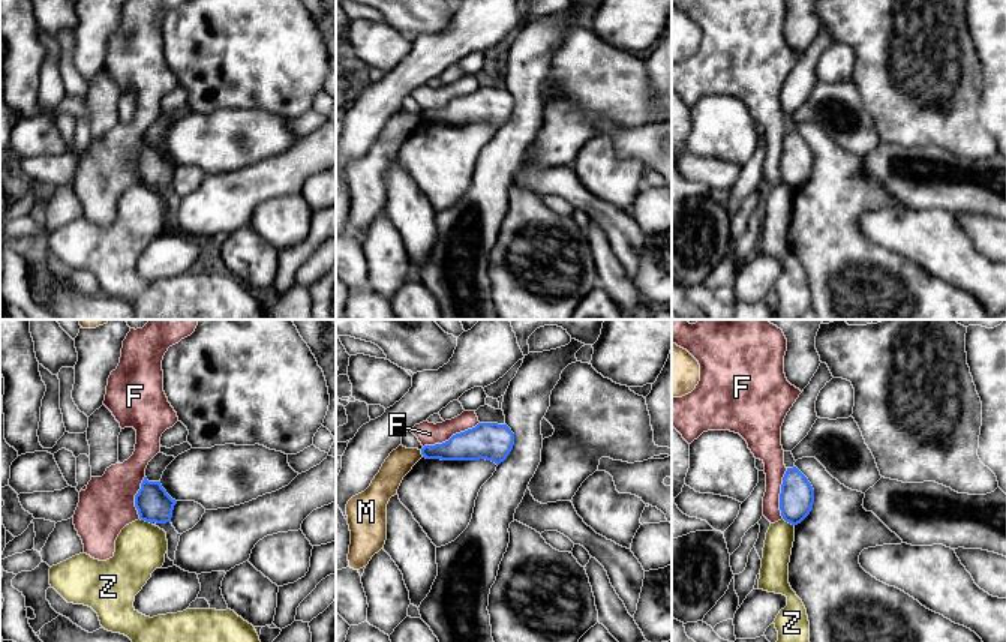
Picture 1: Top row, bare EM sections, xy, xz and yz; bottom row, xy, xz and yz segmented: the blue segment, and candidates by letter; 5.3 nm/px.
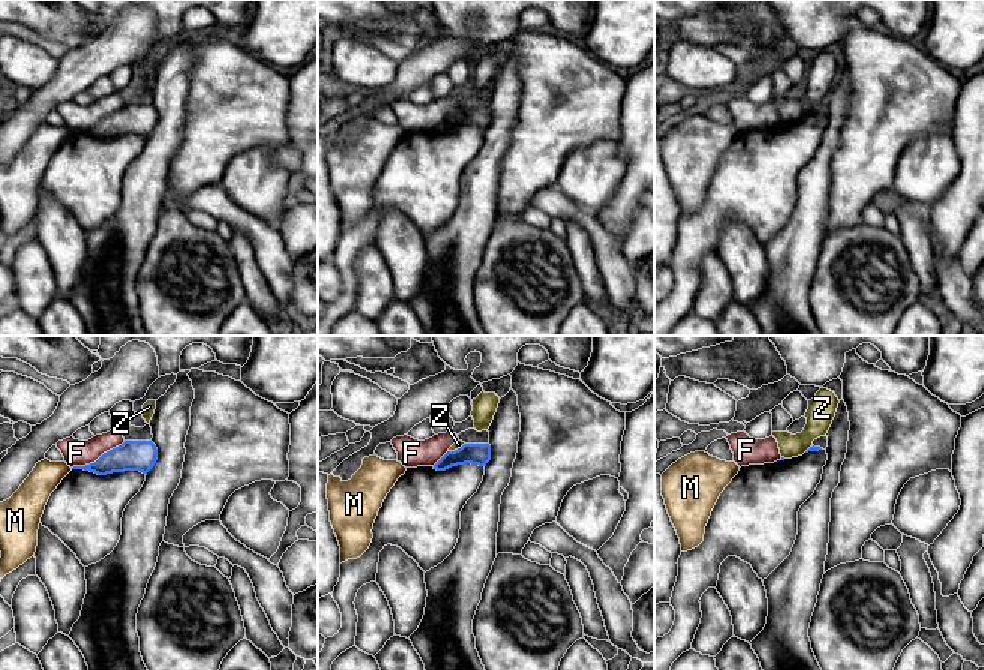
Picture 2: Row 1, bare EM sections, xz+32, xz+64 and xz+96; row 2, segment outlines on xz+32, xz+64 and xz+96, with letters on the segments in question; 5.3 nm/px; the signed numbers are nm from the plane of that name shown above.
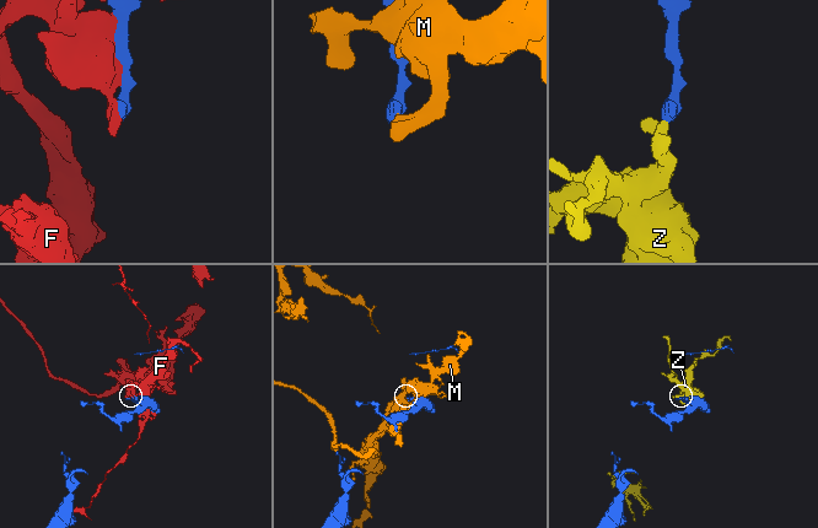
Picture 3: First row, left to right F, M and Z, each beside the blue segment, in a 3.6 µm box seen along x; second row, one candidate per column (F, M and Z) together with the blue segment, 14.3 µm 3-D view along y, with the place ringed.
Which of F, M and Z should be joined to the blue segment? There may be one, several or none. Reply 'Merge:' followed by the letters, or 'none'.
Merge: none

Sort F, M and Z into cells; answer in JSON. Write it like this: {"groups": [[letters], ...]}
{"groups": [["F"], ["M"], ["Z"]]}

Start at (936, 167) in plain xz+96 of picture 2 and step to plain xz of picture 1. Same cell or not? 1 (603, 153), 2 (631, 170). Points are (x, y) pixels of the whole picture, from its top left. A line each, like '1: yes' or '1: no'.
1: yes
2: yes

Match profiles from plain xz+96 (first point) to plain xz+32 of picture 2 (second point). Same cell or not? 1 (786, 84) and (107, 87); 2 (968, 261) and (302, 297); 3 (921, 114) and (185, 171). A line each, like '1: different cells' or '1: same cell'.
1: same cell
2: different cells
3: same cell

